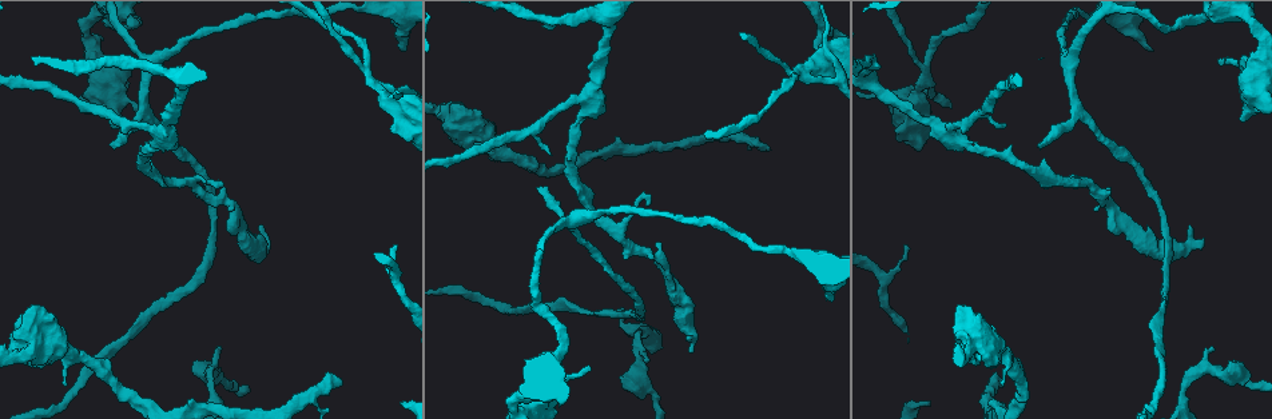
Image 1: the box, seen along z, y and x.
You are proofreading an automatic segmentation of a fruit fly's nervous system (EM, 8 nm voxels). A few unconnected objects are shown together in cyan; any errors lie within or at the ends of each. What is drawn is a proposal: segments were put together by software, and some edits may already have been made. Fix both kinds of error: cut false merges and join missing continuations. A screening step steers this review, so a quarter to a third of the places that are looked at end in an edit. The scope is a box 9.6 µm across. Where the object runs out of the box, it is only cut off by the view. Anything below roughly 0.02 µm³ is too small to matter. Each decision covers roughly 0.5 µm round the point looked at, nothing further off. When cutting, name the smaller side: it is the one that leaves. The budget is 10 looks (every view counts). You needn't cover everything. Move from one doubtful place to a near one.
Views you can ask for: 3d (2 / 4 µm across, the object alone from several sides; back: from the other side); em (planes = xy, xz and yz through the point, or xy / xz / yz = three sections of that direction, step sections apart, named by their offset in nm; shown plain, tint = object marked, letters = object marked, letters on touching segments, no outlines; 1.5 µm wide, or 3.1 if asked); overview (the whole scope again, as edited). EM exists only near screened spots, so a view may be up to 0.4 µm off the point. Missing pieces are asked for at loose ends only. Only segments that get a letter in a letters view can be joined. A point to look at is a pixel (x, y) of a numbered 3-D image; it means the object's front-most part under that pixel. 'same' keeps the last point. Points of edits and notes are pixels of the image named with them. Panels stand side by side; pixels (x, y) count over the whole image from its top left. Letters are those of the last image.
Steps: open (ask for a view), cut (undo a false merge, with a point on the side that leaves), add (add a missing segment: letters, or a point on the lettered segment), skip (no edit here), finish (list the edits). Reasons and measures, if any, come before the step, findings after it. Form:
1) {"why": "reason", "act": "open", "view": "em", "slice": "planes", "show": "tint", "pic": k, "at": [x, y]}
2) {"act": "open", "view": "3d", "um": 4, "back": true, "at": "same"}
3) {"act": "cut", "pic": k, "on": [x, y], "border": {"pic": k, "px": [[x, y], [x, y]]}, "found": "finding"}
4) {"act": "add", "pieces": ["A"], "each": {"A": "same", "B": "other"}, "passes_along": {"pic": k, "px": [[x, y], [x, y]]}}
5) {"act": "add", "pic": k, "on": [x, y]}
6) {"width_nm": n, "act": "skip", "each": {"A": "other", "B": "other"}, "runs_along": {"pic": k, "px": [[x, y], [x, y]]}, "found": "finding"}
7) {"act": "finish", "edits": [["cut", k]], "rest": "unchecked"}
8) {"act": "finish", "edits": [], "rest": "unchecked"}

{"why": "an open end", "act": "open", "view": "em", "slice": "xy", "step": 4, "show": "plain", "pic": 1, "at": [1001, 379]}

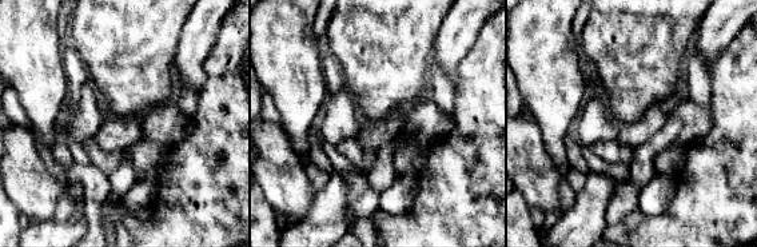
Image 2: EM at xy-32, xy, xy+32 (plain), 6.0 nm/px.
{"why": "see the neighbours", "act": "open", "view": "em", "slice": "xy", "step": 4, "show": "letters", "at": "same"}

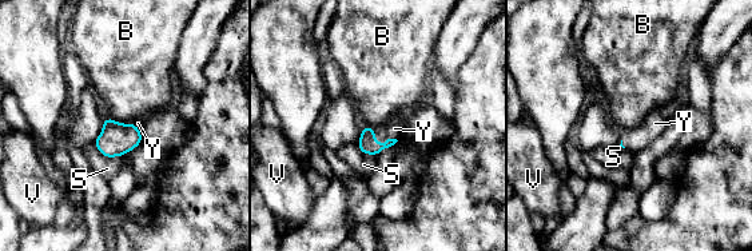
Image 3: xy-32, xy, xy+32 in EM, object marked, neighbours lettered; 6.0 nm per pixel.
{"longest_contact_nm": ["S", 190], "act": "add", "pieces": ["Y"], "each": {"B": "other", "S": "other", "V": "other", "Y": "same"}, "passes_along": {"pic": 3, "px": [[367, 144], [382, 143], [394, 128]]}, "found": "it goes on there"}

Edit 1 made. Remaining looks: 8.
{"act": "open", "view": "overview"}

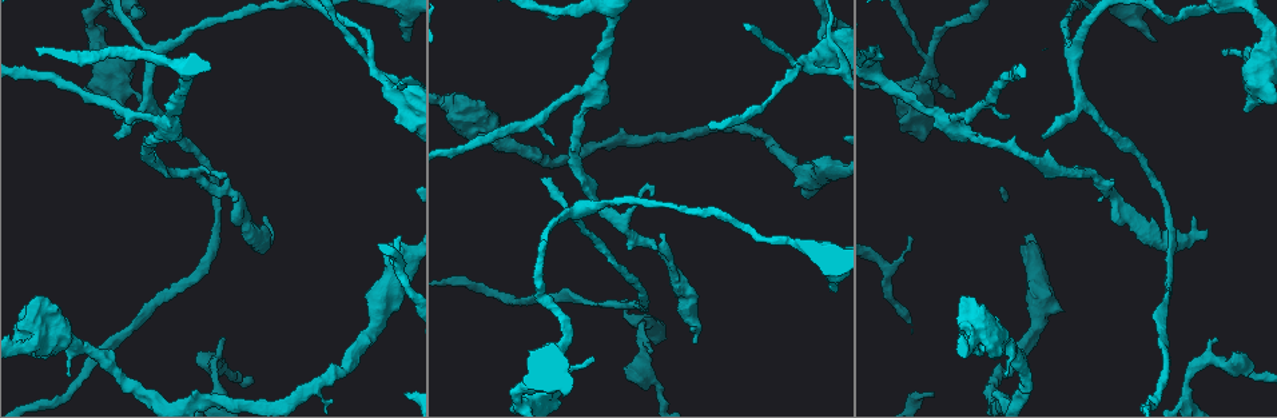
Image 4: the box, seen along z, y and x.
{"why": "branch stops here", "act": "open", "view": "em", "slice": "planes", "show": "letters", "pic": 4, "at": [543, 179]}

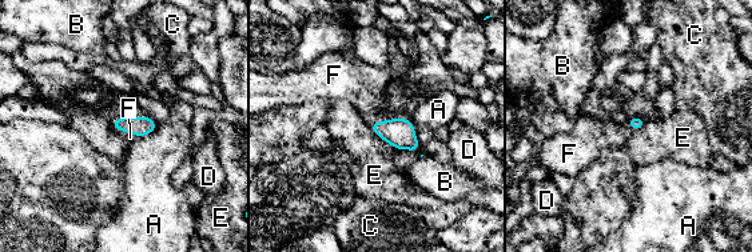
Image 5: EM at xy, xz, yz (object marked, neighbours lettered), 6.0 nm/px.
{"act": "add", "pieces": ["F"], "each": {"A": "other", "B": "other", "C": "other", "D": "other", "E": "other", "F": "same"}, "passes_along": {"pic": 5, "px": [[143, 126], [127, 132], [130, 138]]}, "found": "it goes on there"}

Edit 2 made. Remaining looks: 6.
{"why": "redraw", "act": "open", "view": "overview"}

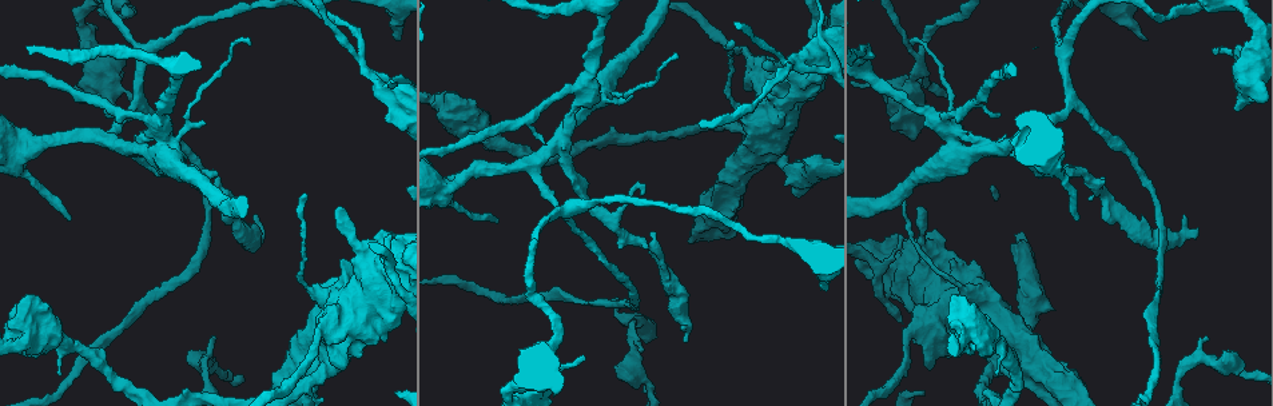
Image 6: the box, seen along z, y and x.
{"why": "branch stops here", "act": "open", "view": "em", "slice": "xy", "step": 4, "show": "tint", "pic": 6, "at": [496, 219]}

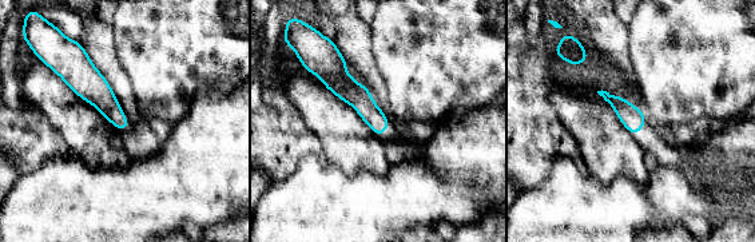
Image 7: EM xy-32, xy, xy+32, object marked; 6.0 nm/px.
{"why": "cut it another way", "act": "open", "view": "em", "slice": "planes", "show": "letters", "at": "same"}

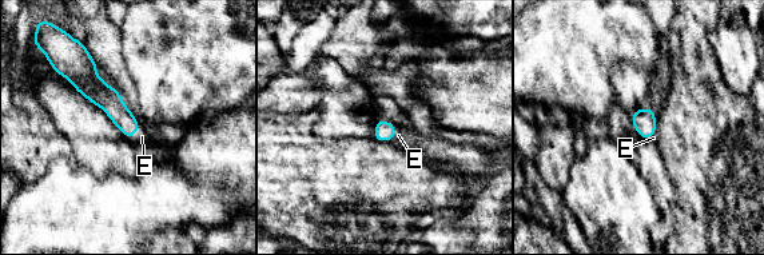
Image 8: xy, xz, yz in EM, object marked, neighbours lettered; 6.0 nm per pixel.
{"act": "add", "pieces": ["E"], "each": {"E": "same"}, "found": "the cell continues"}

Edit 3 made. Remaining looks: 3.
{"why": "redraw", "act": "open", "view": "overview"}

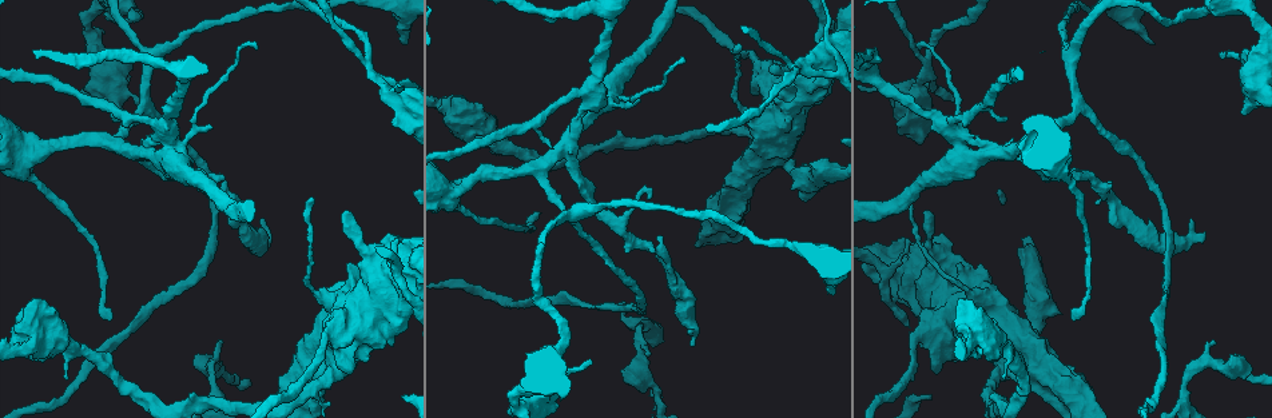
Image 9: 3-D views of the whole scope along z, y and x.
{"act": "open", "view": "em", "um": 3.1, "slice": "yz", "step": 8, "show": "letters", "pic": 9, "at": [326, 337]}

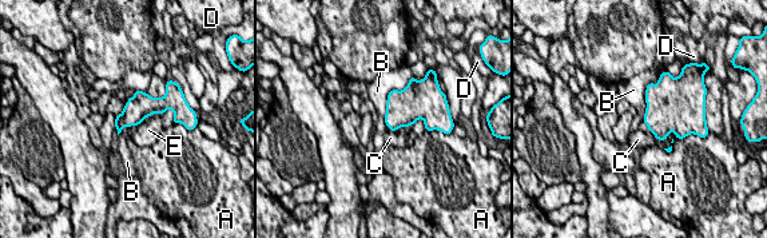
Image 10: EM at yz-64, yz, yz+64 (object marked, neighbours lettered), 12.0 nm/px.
{"act": "skip", "each": {"A": "other", "B": "other", "C": "other", "D": "other", "E": "other"}, "border": {"pic": 10, "px": [[408, 80], [388, 94], [385, 126]]}, "found": "all the same cell"}

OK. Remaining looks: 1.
{"act": "finish", "edits": [["add", 3], ["add", 5], ["add", 8]], "rest": "unchecked"}

